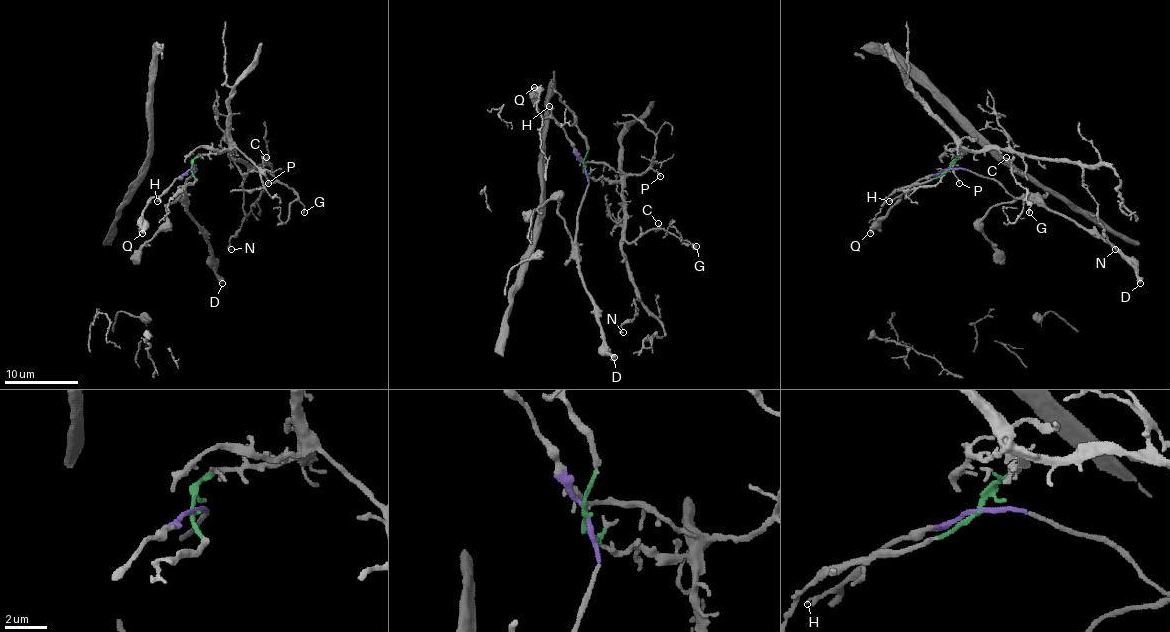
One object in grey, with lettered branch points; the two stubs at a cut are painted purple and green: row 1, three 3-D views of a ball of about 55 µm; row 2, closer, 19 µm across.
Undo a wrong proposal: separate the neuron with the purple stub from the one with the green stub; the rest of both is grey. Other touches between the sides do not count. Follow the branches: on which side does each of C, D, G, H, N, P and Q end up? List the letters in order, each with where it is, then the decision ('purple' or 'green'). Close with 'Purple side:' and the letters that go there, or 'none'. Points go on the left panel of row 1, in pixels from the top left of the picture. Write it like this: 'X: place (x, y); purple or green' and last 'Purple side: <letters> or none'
C: place (266, 157); green
D: place (222, 283); purple
G: place (304, 212); green
H: place (157, 201); purple
N: place (231, 249); green
P: place (268, 183); green
Q: place (142, 233); purple
Purple side: D, H, Q

